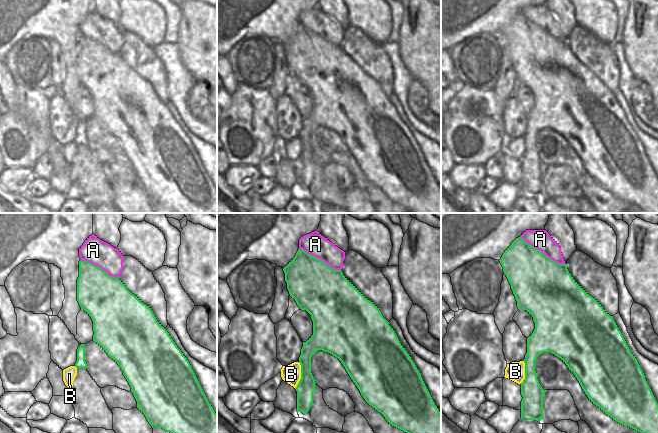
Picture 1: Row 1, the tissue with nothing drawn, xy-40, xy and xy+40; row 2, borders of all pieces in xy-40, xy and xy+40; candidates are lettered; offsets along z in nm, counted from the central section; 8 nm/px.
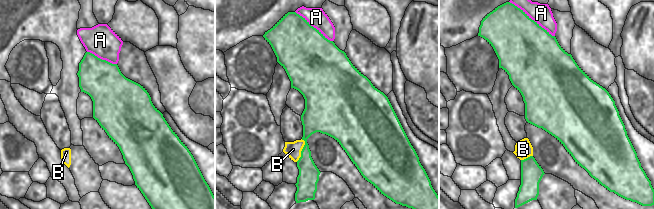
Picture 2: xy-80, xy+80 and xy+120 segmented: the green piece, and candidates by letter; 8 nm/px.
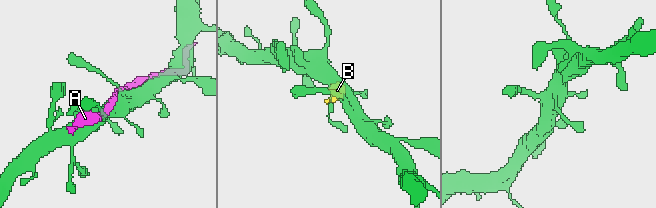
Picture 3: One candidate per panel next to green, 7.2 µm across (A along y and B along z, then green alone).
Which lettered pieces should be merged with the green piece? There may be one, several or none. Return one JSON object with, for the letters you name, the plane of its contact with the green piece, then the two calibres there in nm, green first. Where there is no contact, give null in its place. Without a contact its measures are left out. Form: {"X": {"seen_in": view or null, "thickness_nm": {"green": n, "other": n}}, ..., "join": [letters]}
{"join": []}

